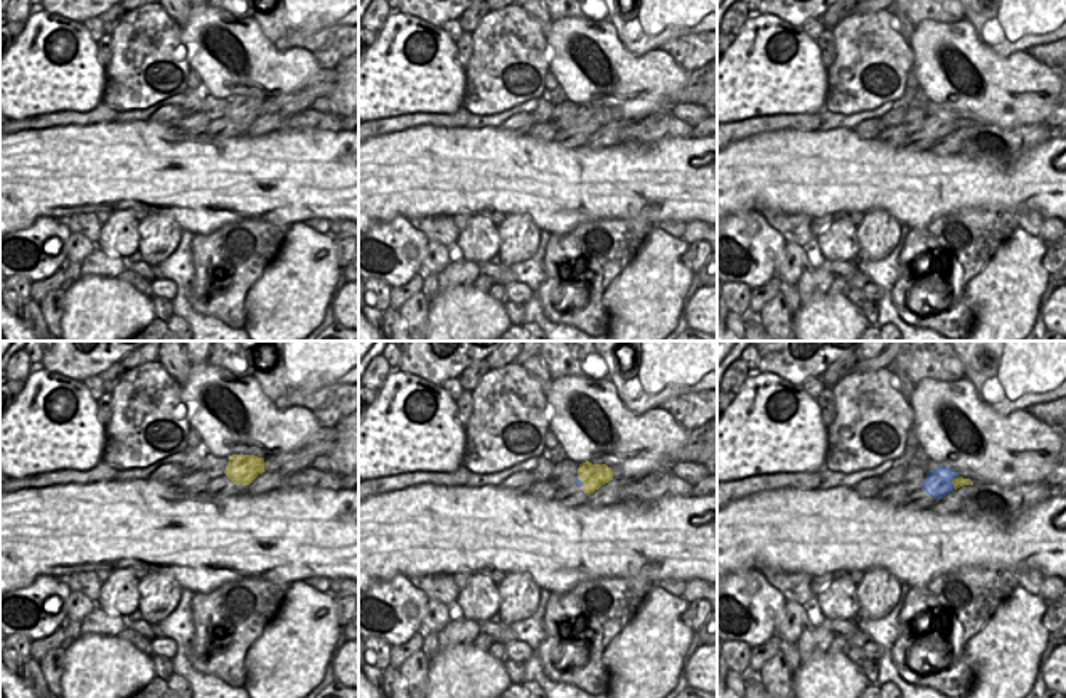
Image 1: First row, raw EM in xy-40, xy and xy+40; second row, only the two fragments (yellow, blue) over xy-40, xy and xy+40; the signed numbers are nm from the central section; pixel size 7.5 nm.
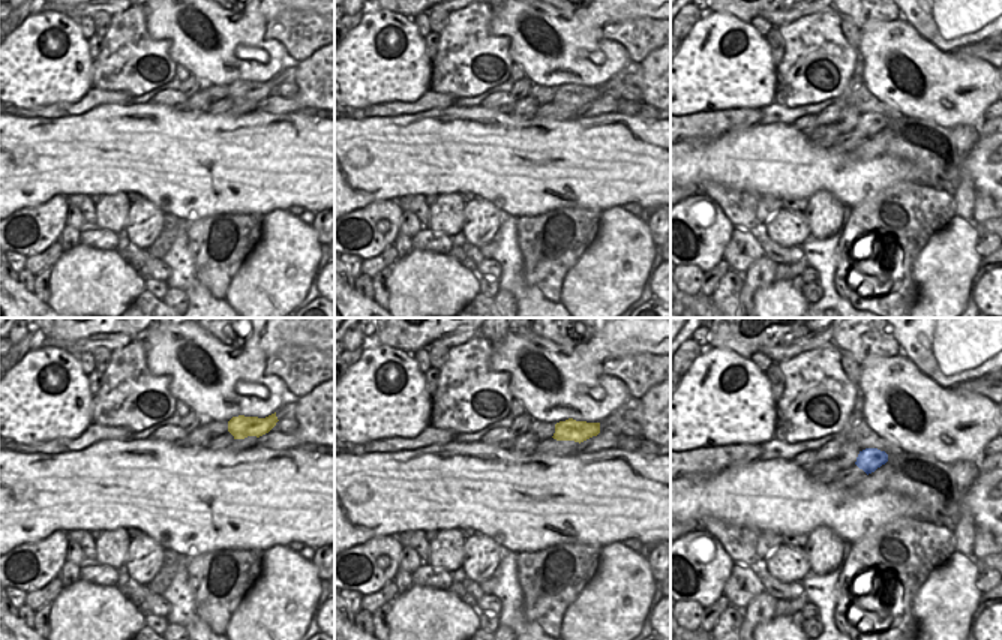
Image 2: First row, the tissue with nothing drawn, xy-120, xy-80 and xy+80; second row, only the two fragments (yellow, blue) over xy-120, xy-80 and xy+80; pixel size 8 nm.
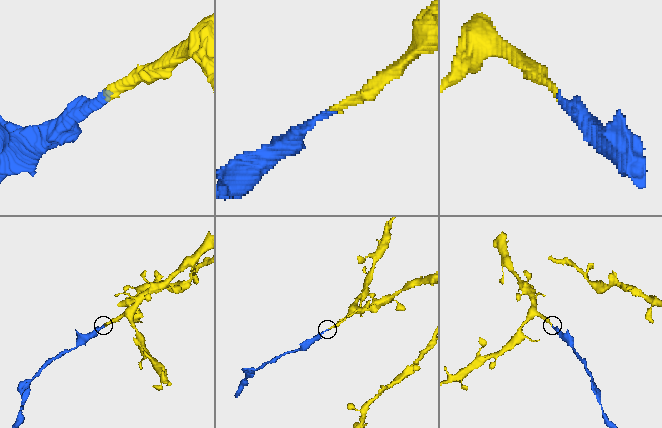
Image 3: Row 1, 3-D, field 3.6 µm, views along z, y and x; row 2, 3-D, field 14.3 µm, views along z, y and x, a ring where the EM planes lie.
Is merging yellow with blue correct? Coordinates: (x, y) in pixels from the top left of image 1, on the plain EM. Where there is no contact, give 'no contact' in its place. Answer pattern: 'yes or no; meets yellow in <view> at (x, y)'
yes; meets yellow in xy+40 at (953, 124)

